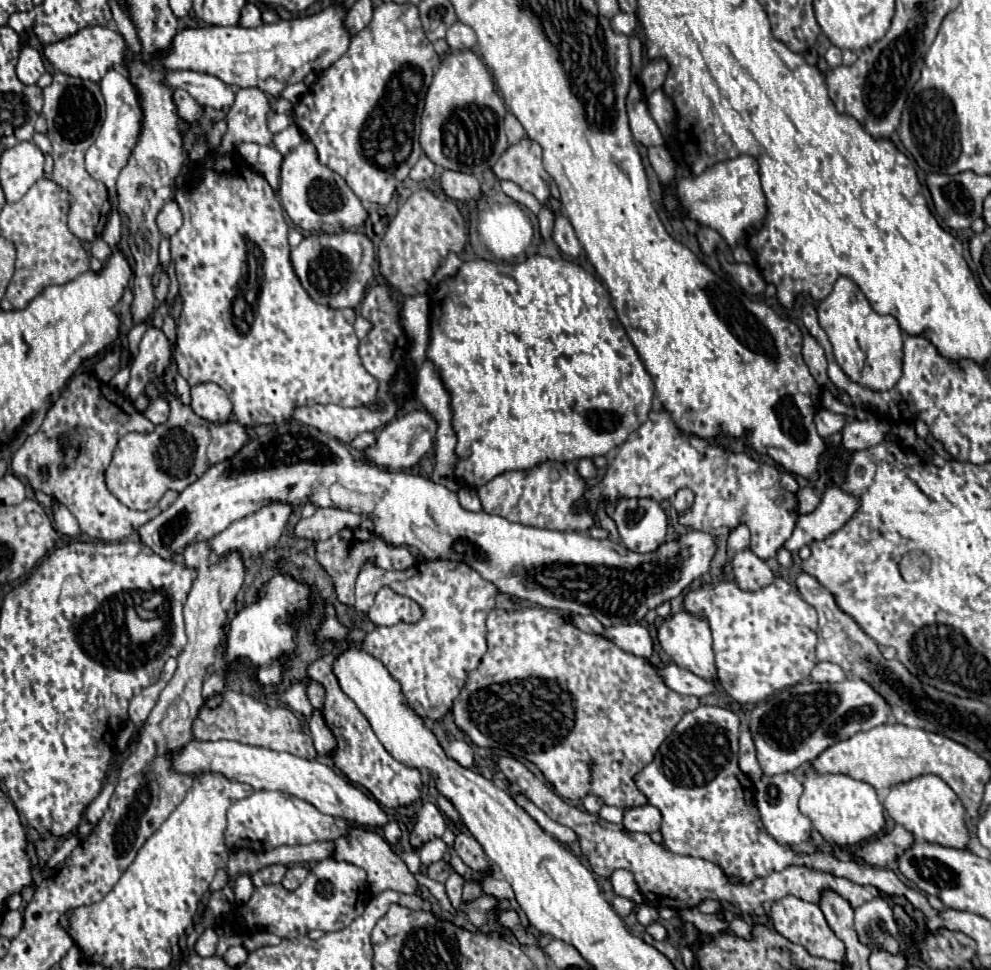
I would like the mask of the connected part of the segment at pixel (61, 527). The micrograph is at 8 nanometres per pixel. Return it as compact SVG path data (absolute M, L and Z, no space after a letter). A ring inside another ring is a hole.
M55 503L55 515L53 517L55 517L55 523L57 523L57 531L61 531L63 535L73 537L73 539L81 537L81 527L79 527L77 519L61 503Z

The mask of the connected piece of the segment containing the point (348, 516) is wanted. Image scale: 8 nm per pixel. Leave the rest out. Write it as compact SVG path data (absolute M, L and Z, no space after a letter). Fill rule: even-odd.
M329 507L329 509L317 509L317 513L309 519L301 519L295 527L295 535L297 537L305 537L305 539L313 539L313 541L321 541L321 539L329 539L331 535L339 533L341 529L349 527L355 529L361 525L361 515L353 513L353 511L343 511L337 507Z

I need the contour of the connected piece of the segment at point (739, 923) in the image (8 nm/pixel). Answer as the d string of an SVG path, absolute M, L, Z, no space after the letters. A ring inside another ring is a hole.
M739 917L729 922L729 929L743 939L752 938L752 926Z

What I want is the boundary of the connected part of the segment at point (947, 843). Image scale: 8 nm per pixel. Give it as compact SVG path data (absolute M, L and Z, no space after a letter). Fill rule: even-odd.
M921 775L909 783L901 783L891 787L885 809L891 819L911 831L917 839L925 839L929 843L937 843L943 847L969 849L969 831L965 827L965 809L955 795L955 791L937 775Z

